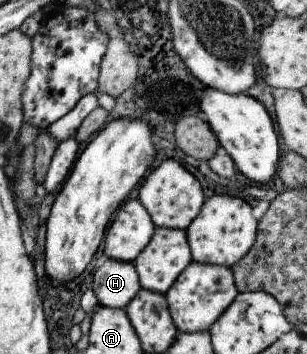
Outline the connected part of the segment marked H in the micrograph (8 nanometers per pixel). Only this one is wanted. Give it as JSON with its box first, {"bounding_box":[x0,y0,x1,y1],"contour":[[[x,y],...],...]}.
{"bounding_box":[91,258,140,309],"contour":[[[106,258],[93,272],[91,289],[101,307],[123,309],[140,289],[133,262]]]}

